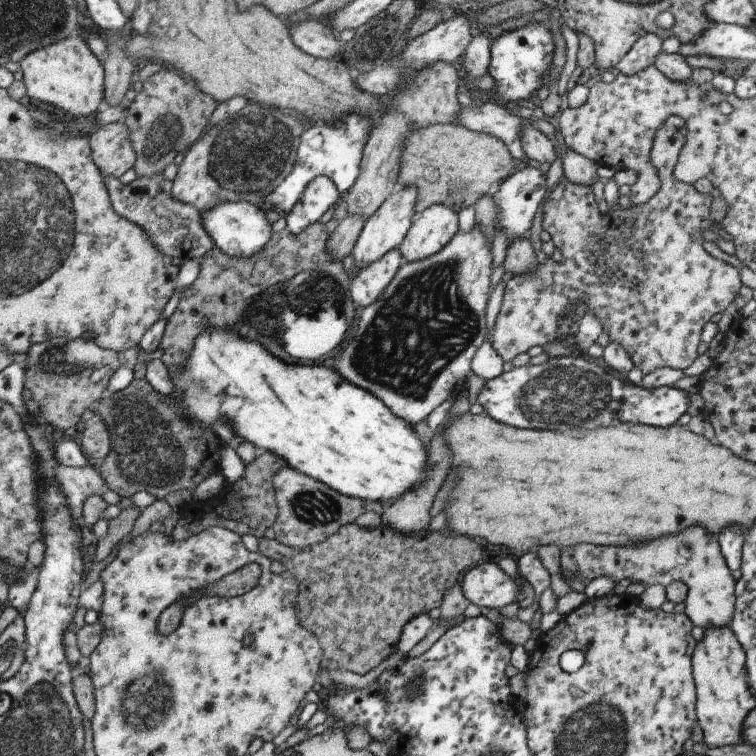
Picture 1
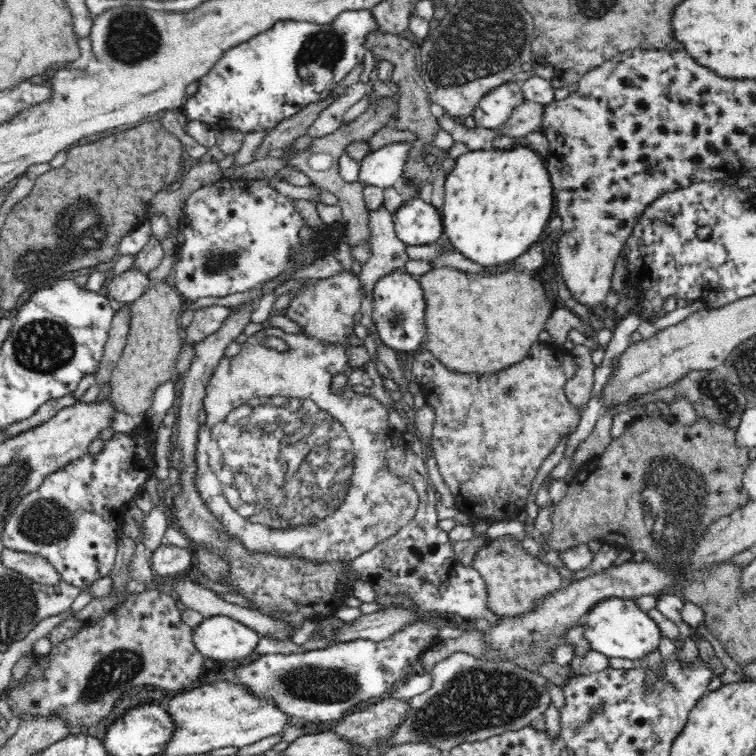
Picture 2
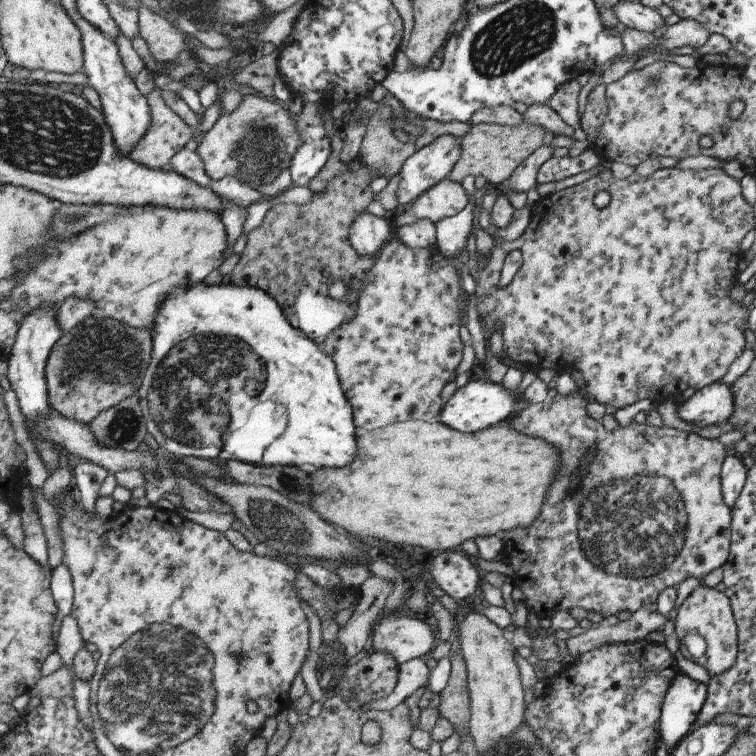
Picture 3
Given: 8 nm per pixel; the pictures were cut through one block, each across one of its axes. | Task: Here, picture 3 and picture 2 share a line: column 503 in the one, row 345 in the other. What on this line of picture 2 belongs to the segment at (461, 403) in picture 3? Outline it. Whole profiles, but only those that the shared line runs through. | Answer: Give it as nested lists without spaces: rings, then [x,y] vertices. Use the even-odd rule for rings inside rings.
[[[404,268],[392,270],[390,274],[382,276],[372,294],[372,320],[378,330],[380,340],[394,348],[396,352],[408,352],[414,354],[422,346],[422,338],[426,336],[426,298],[424,298],[424,286],[420,286],[418,278],[406,272]]]

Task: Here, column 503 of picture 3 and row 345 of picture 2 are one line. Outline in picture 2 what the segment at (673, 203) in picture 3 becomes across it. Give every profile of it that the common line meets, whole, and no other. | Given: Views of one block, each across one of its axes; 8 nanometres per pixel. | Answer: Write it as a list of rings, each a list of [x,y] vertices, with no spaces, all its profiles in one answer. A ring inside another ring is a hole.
[[[340,270],[338,274],[330,278],[320,278],[320,280],[300,280],[300,288],[292,290],[292,298],[288,306],[282,310],[288,320],[292,320],[296,326],[300,326],[300,332],[286,334],[280,328],[264,328],[250,336],[246,342],[242,342],[242,350],[234,358],[222,358],[218,366],[214,368],[212,378],[208,380],[206,386],[206,396],[204,396],[204,410],[206,410],[206,422],[200,426],[198,432],[198,444],[196,444],[196,478],[194,484],[202,496],[204,506],[212,514],[216,522],[220,522],[220,536],[226,536],[228,542],[240,542],[250,556],[272,556],[272,558],[282,558],[282,560],[302,560],[312,566],[332,566],[332,564],[350,564],[352,560],[360,558],[362,554],[372,552],[382,542],[388,542],[390,538],[398,536],[400,530],[404,530],[412,518],[418,512],[420,506],[420,496],[410,488],[408,484],[400,484],[398,478],[392,476],[386,460],[386,452],[392,448],[396,430],[390,426],[388,412],[384,406],[368,394],[368,388],[374,386],[370,374],[364,368],[352,368],[348,348],[350,348],[350,336],[354,336],[356,330],[356,320],[354,316],[360,314],[360,302],[362,302],[362,284],[360,278],[356,278],[348,270]],[[266,336],[278,336],[282,338],[288,348],[284,352],[278,350],[266,350],[258,346],[260,338]],[[338,374],[346,376],[346,386],[340,392],[332,390],[332,378]]]

